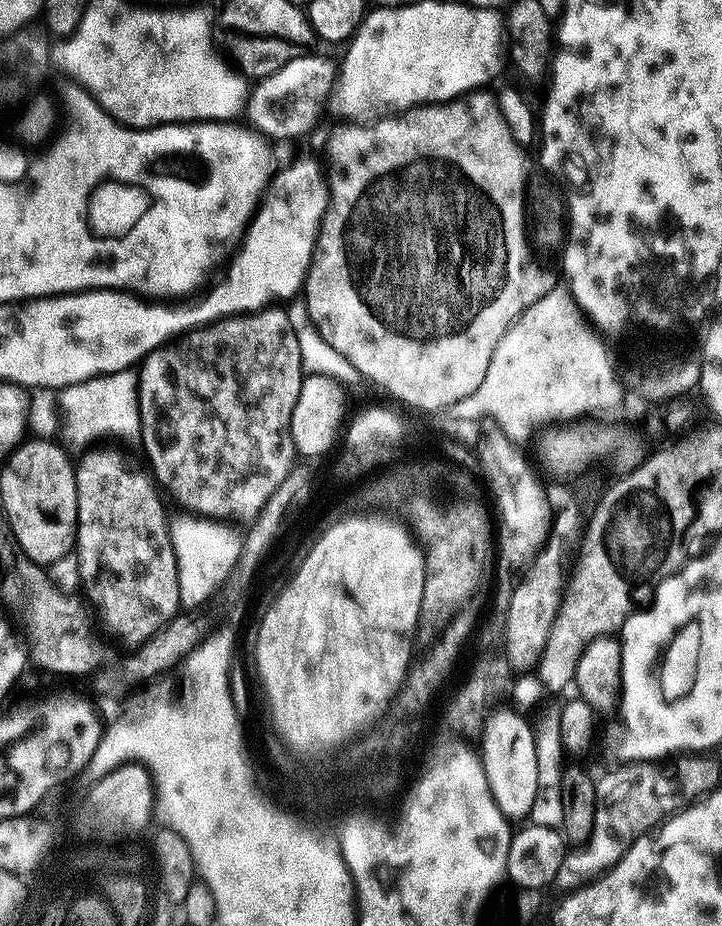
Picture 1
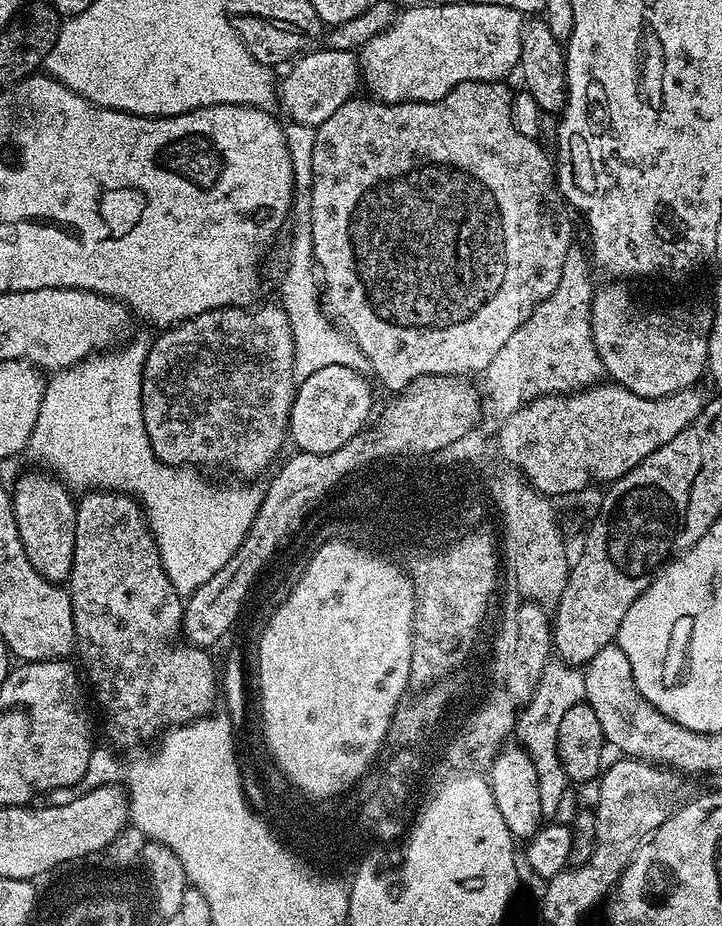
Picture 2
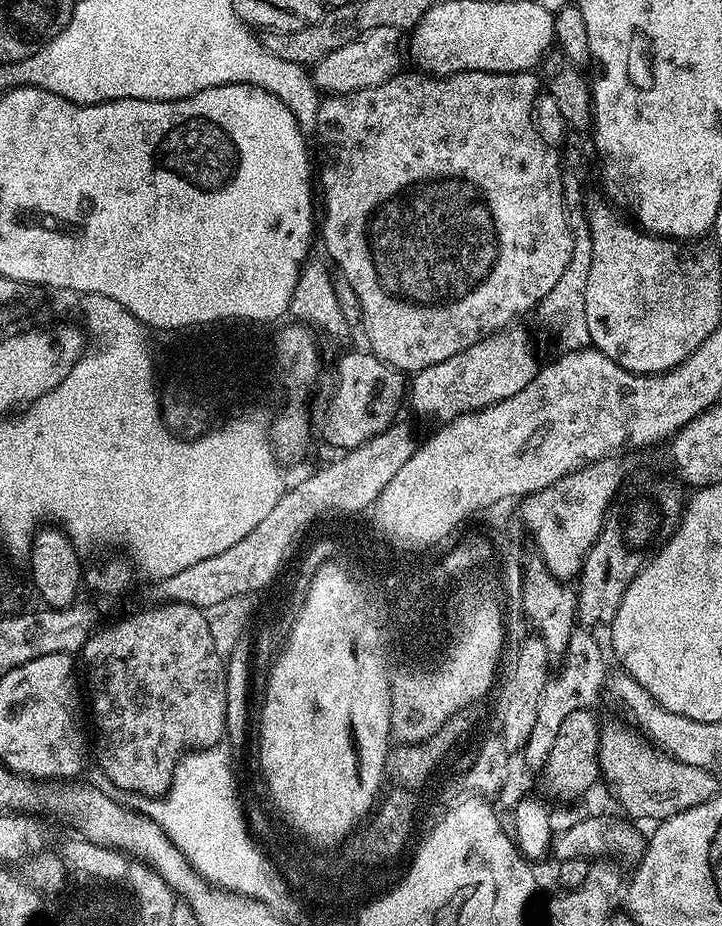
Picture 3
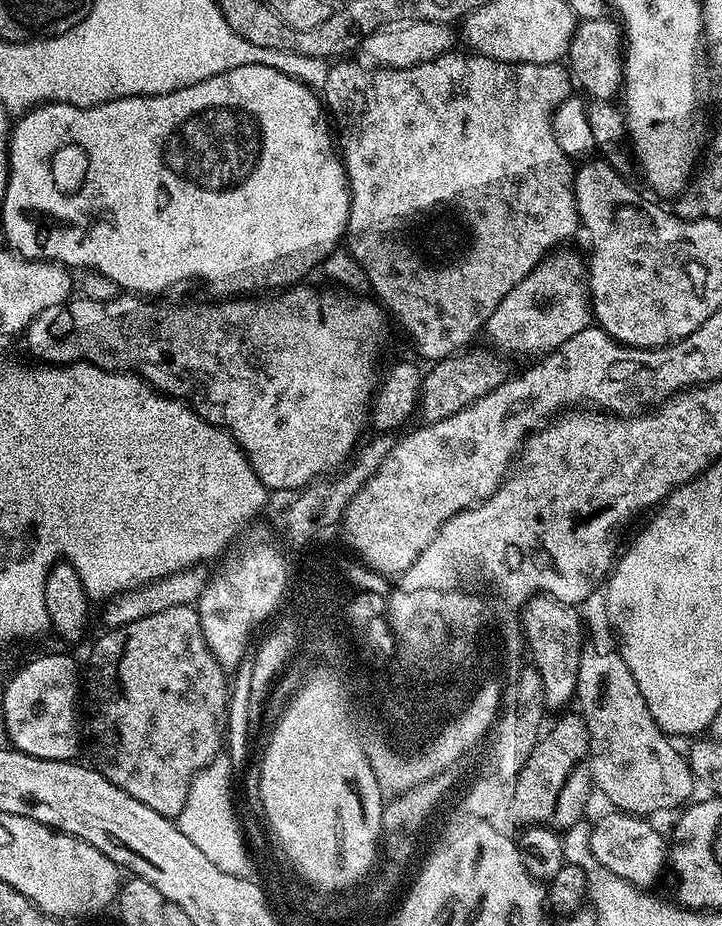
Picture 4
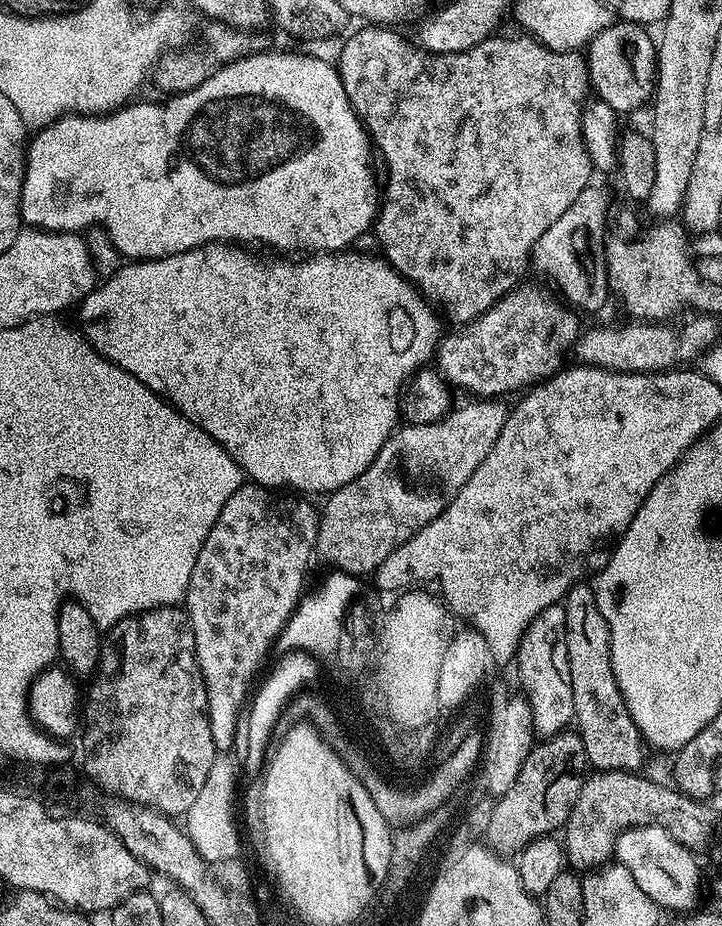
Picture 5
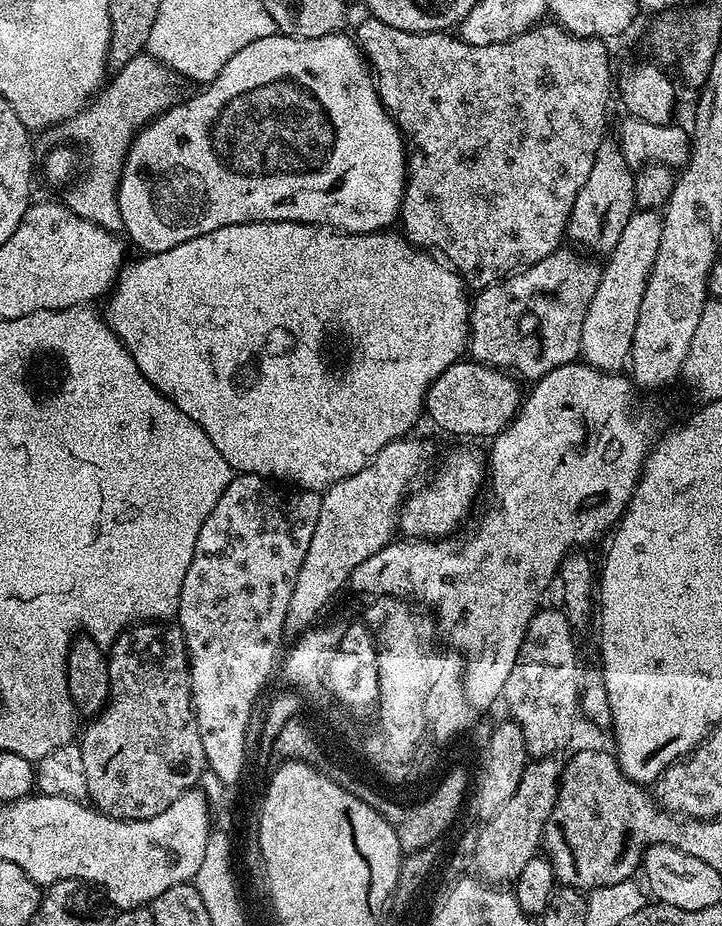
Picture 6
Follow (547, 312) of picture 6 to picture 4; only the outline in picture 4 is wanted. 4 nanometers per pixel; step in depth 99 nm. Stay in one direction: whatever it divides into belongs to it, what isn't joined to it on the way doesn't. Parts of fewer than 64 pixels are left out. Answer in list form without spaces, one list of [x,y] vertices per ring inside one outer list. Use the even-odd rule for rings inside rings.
[[[472,351],[447,356],[445,360],[437,360],[429,367],[432,368],[429,372],[423,373],[418,416],[419,419],[422,418],[424,424],[442,422],[442,418],[450,418],[450,414],[470,406],[478,398],[493,392],[506,378],[505,361],[499,355],[491,351],[488,351],[489,353]]]

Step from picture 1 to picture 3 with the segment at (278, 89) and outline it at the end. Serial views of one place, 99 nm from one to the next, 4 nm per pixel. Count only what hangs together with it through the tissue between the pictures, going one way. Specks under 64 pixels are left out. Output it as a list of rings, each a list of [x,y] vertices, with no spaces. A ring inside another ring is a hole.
[[[382,26],[381,28],[370,30],[366,34],[362,34],[354,42],[346,42],[346,46],[334,50],[334,54],[326,54],[326,58],[319,60],[310,72],[317,89],[324,94],[344,96],[347,92],[366,90],[370,86],[378,86],[382,82],[392,79],[393,76],[401,71],[400,48],[402,52],[402,40],[400,44],[400,36],[402,36],[401,29]]]

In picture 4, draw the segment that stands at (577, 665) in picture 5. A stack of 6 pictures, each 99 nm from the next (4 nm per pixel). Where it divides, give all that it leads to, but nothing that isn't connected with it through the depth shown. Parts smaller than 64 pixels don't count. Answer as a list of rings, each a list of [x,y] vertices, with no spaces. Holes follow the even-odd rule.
[[[591,646],[581,651],[574,700],[577,705],[580,703],[578,712],[584,717],[586,730],[590,734],[588,761],[595,791],[601,792],[612,803],[613,809],[641,818],[652,818],[655,812],[679,809],[693,799],[692,787],[697,787],[698,781],[692,774],[685,753],[679,752],[671,744],[673,741],[669,733],[663,732],[654,722],[646,706],[646,698],[642,698],[642,690],[638,690],[638,682],[634,682],[634,674],[630,674],[630,666],[626,666],[619,651],[607,652],[604,648]]]

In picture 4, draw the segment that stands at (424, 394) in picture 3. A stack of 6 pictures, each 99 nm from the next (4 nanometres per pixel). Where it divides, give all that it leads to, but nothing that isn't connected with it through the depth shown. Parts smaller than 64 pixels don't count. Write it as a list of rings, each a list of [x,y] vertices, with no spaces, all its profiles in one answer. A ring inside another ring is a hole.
[[[557,251],[540,260],[538,266],[534,266],[534,270],[530,270],[530,274],[518,282],[518,286],[514,286],[514,290],[510,290],[502,302],[498,302],[498,310],[490,314],[483,335],[488,336],[493,344],[491,347],[501,357],[543,358],[593,323],[585,257],[564,251]]]

